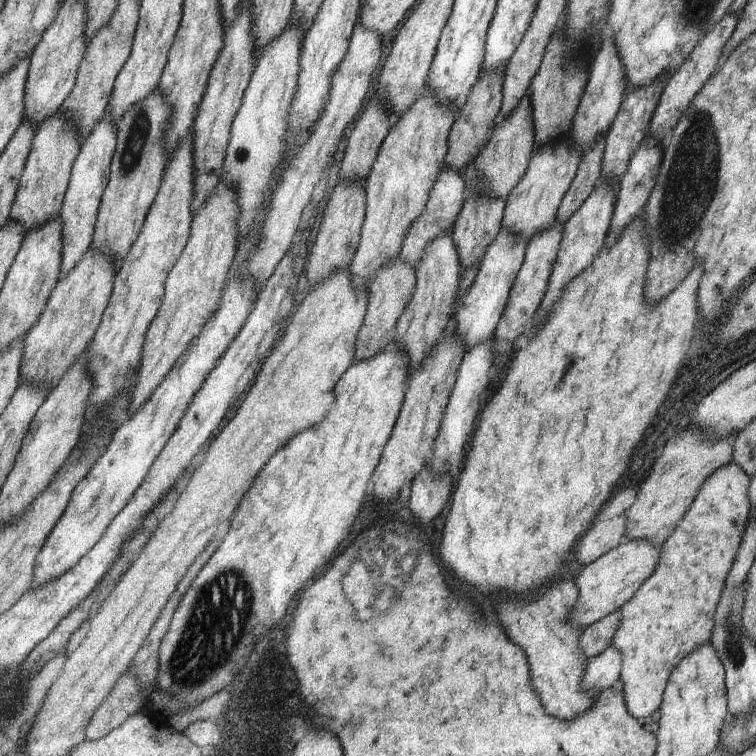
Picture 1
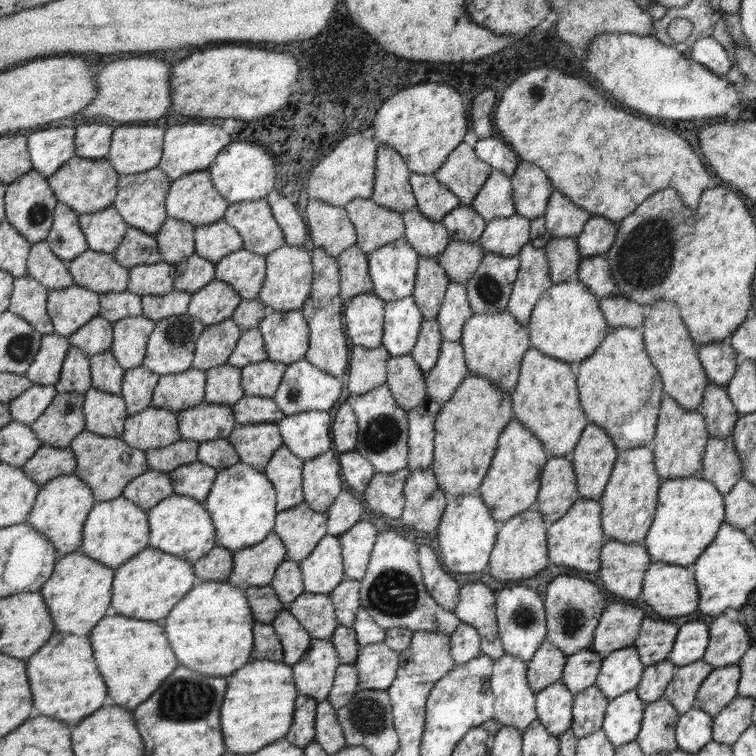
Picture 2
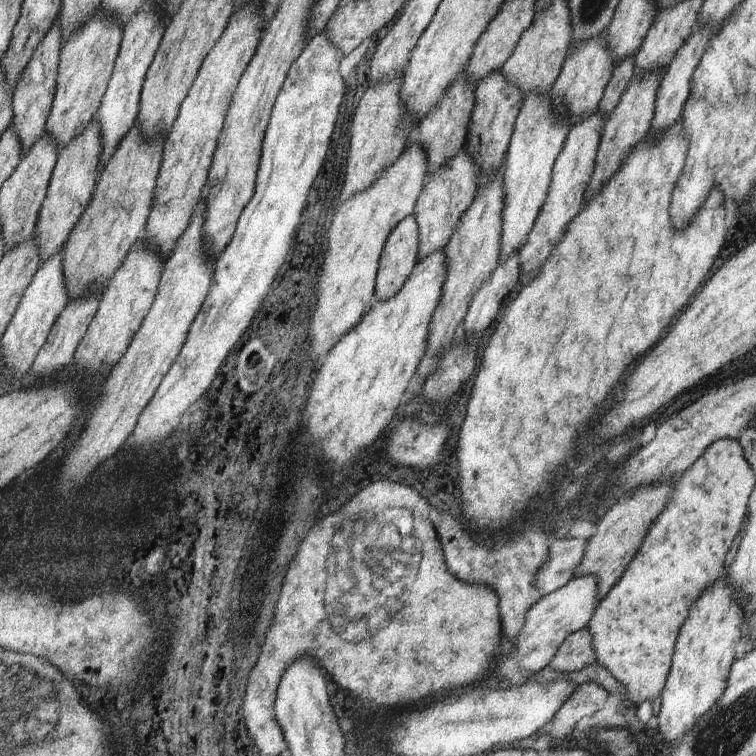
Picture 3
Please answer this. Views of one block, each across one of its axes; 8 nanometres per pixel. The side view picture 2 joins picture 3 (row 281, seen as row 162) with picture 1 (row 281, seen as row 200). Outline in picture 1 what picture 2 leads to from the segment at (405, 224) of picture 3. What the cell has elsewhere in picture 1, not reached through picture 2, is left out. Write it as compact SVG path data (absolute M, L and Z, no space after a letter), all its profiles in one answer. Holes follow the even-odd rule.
M399 258L390 267L379 272L378 277L370 286L370 304L366 320L358 334L357 363L381 354L386 347L395 342L399 319L414 297L417 285L417 268L407 263L405 259Z

